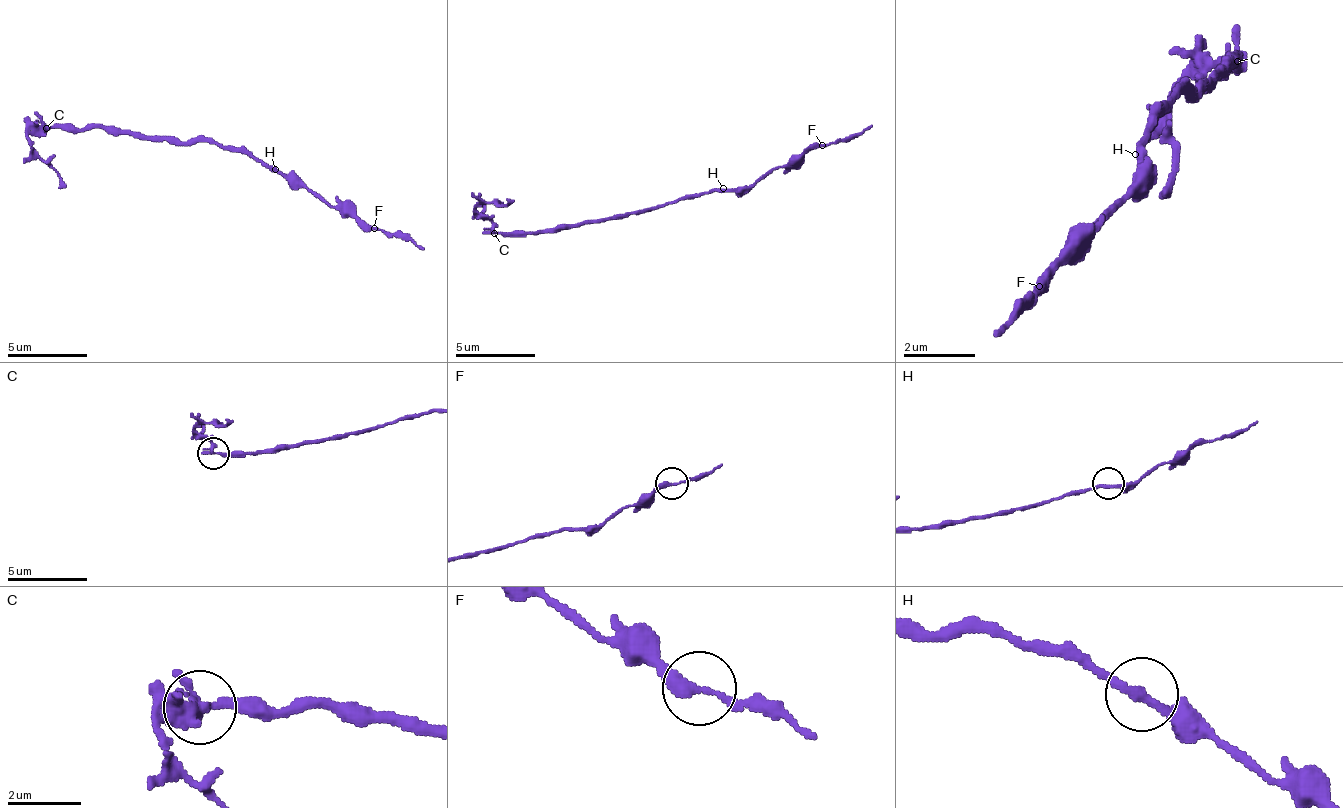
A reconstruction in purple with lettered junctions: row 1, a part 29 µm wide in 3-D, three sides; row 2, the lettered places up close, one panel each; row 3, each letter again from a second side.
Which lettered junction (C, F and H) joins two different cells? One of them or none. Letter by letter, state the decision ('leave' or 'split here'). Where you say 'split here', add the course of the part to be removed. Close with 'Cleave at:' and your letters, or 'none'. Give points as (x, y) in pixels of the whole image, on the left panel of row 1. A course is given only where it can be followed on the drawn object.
C: split here; foreign part runs (47, 129), (31, 141), (67, 189)
F: leave
H: leave
Cleave at: C

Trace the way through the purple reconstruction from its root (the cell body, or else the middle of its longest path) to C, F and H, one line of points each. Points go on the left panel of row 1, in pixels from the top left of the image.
C: (215, 141), (163, 141), (159, 137), (135, 137), (131, 133), (111, 133), (107, 129), (47, 129)
F: (215, 141), (231, 149), (247, 149), (283, 173), (295, 173), (331, 205), (343, 205), (359, 221), (375, 229)
H: (215, 141), (231, 149), (247, 149), (275, 169)

